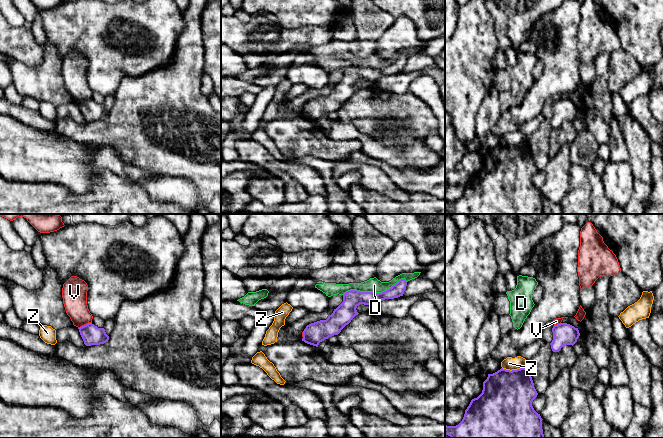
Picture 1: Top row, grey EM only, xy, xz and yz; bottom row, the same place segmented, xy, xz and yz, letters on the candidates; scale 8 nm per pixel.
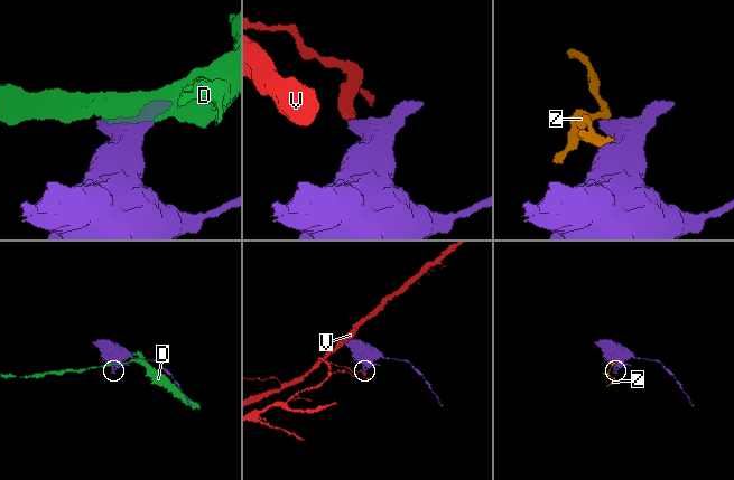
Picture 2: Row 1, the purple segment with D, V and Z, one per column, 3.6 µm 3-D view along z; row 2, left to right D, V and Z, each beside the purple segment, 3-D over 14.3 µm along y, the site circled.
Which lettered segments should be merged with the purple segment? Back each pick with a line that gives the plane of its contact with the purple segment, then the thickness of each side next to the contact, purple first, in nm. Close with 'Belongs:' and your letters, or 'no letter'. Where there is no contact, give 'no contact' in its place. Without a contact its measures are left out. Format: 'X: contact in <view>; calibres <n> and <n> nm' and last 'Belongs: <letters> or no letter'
Belongs: no letter

